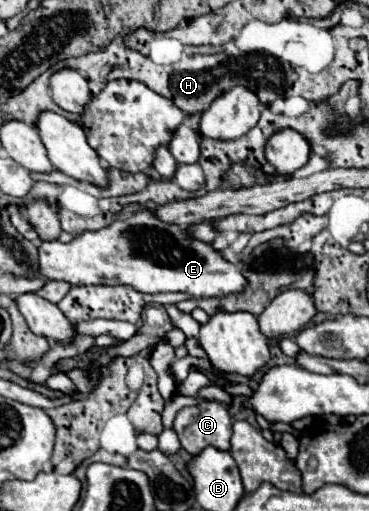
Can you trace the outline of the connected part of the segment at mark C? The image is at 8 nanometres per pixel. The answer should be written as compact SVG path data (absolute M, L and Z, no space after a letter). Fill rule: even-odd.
M202 400L196 406L182 408L174 418L174 432L186 452L198 454L206 446L230 448L232 420L228 410L214 400Z

